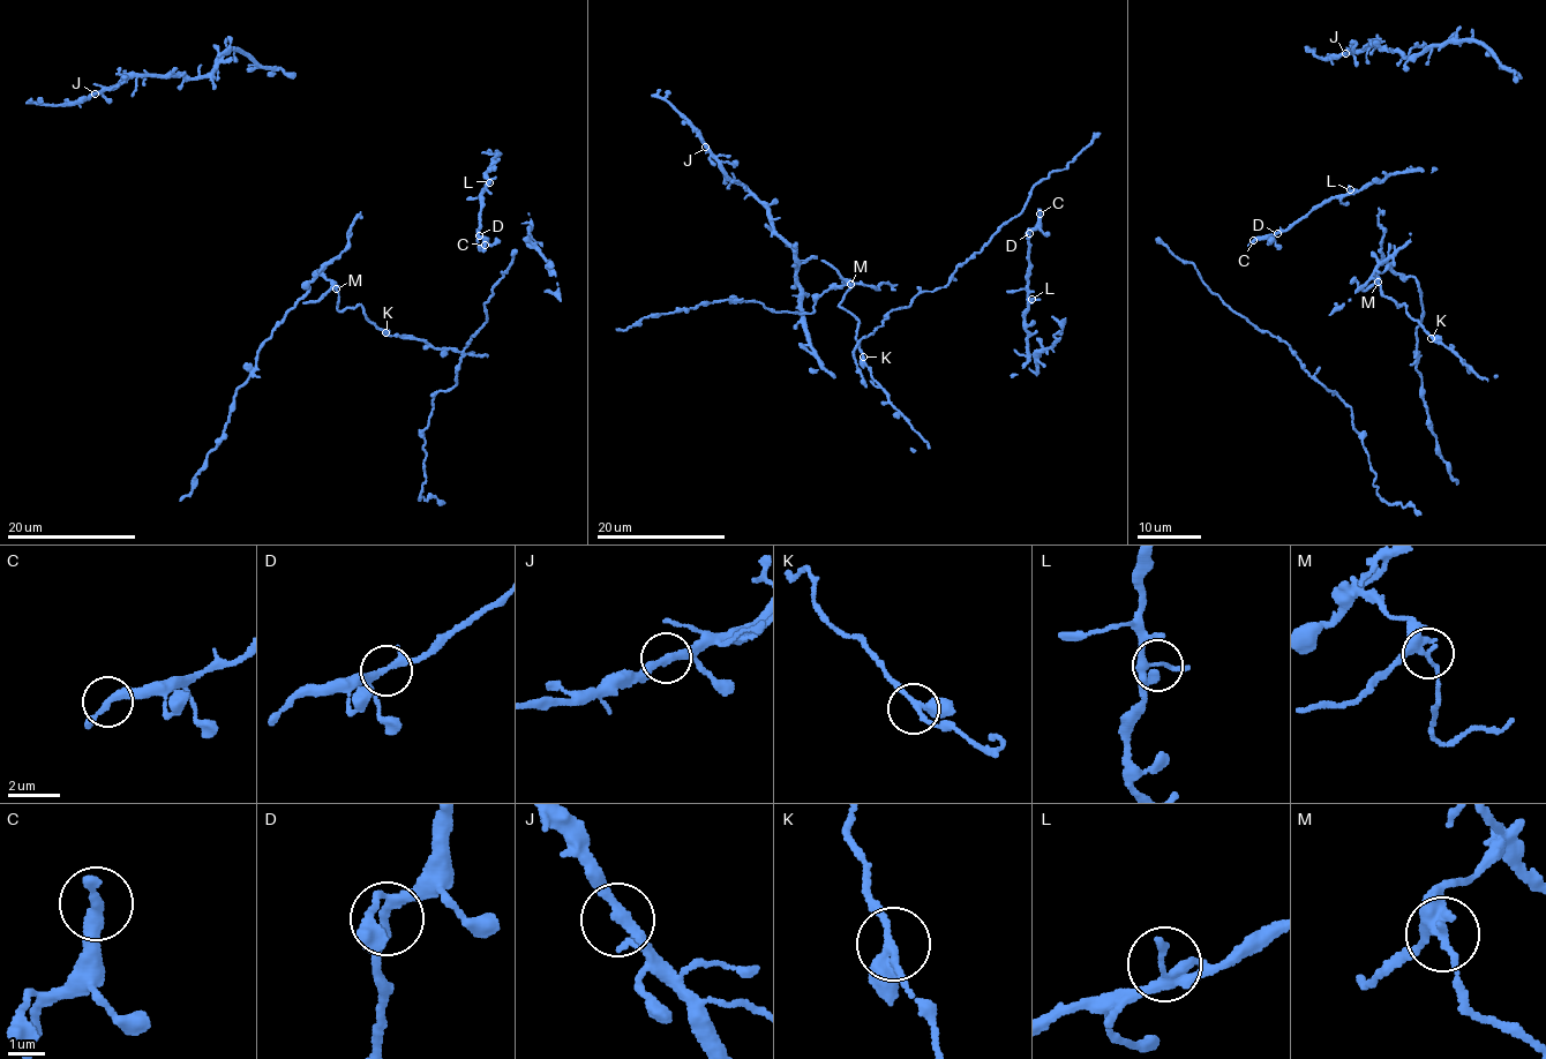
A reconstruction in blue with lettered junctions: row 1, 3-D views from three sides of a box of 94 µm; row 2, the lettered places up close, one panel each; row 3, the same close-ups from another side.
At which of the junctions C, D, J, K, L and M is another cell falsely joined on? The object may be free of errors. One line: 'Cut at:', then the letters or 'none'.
Cut at: M

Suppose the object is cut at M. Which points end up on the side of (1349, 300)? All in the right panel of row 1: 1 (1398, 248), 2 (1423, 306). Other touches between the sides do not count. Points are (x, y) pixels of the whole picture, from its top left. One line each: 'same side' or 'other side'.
1: same side
2: other side

